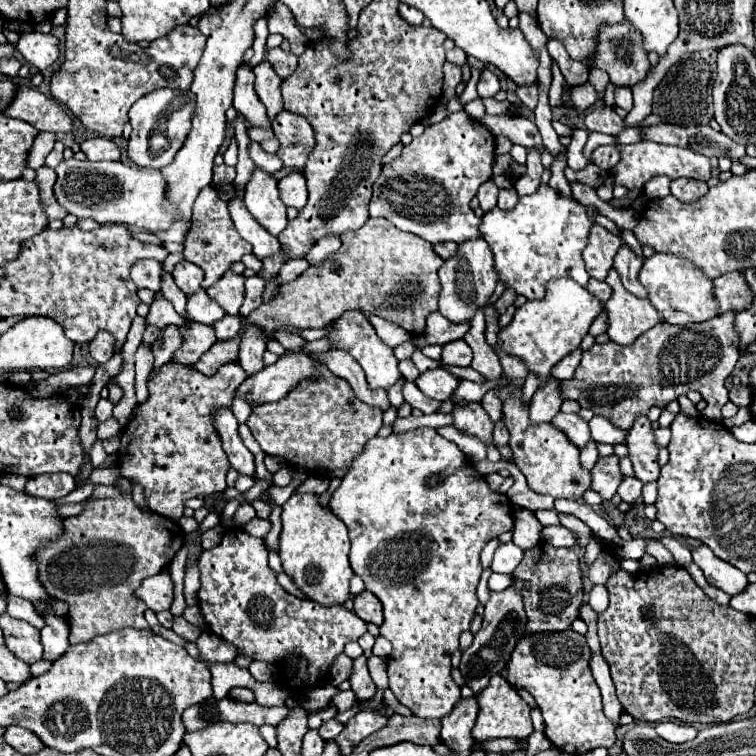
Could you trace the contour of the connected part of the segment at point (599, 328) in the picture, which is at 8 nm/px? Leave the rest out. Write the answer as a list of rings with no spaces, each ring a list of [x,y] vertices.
[[[602,311],[598,317],[596,317],[596,321],[592,323],[592,327],[590,327],[590,335],[600,335],[600,333],[606,333],[606,329],[608,329],[608,315],[606,315],[606,311]]]

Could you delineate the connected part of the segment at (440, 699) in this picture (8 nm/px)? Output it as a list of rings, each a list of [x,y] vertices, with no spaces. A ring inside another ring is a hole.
[[[420,427],[420,429],[412,429],[408,433],[402,435],[390,435],[386,439],[374,437],[372,441],[366,443],[364,451],[356,457],[356,461],[352,463],[350,471],[342,477],[340,487],[332,493],[328,509],[340,517],[348,531],[350,531],[351,549],[349,553],[349,561],[352,571],[356,575],[360,575],[364,579],[364,585],[368,591],[372,591],[380,603],[384,605],[384,623],[380,627],[380,635],[386,637],[392,643],[392,653],[388,655],[388,677],[390,683],[388,687],[392,689],[392,693],[396,695],[396,699],[406,705],[408,709],[412,709],[412,713],[416,717],[446,717],[452,711],[452,705],[456,705],[456,701],[460,701],[460,687],[454,683],[452,679],[452,665],[450,665],[450,657],[452,653],[458,649],[458,637],[462,631],[470,629],[470,623],[476,615],[476,607],[478,607],[478,597],[476,597],[476,587],[480,581],[480,573],[482,573],[482,565],[480,565],[480,551],[484,549],[484,545],[494,537],[494,535],[502,535],[504,531],[508,531],[514,521],[512,521],[512,505],[510,499],[502,493],[494,493],[484,475],[480,477],[480,473],[476,469],[472,469],[468,465],[468,461],[464,463],[464,453],[460,453],[458,445],[440,437],[436,429],[430,427]]]

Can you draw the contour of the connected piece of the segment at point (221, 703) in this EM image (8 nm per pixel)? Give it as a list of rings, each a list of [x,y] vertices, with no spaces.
[[[210,697],[208,701],[200,701],[196,705],[190,705],[184,711],[184,729],[186,733],[196,733],[198,729],[204,729],[206,725],[212,723],[254,723],[254,725],[278,725],[284,717],[288,715],[286,707],[262,707],[258,703],[246,703],[238,699],[214,699]]]

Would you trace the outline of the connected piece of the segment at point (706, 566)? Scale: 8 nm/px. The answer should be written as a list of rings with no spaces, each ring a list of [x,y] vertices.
[[[700,545],[692,551],[694,563],[704,571],[704,577],[710,585],[722,589],[728,595],[738,595],[740,591],[744,591],[744,587],[748,585],[746,575],[736,569],[734,565],[718,559],[712,549],[708,549],[706,545]]]

